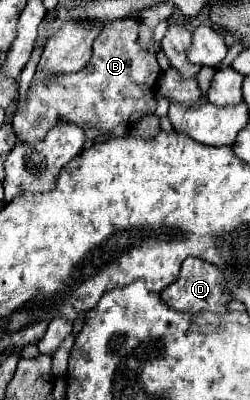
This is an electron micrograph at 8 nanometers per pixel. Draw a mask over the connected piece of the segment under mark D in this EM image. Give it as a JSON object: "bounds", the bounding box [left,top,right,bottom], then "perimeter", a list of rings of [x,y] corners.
{"bounds":[159,257,233,315],"perimeter":[[[189,257],[183,261],[183,267],[181,267],[177,281],[171,283],[165,291],[161,291],[159,297],[163,303],[173,307],[175,311],[185,311],[185,313],[193,313],[193,315],[201,313],[201,311],[225,313],[227,303],[233,299],[229,295],[229,291],[225,291],[221,271],[217,267],[213,267],[213,263],[205,263],[203,259],[195,259],[195,257]]]}

